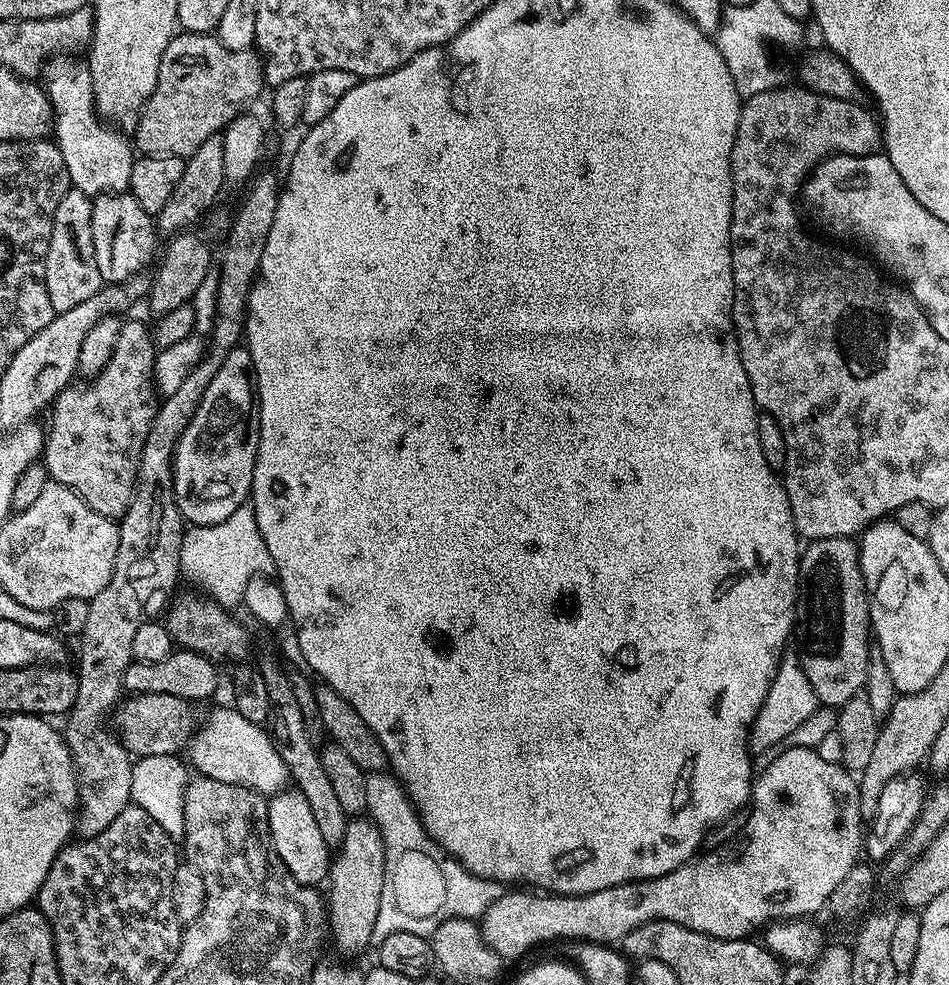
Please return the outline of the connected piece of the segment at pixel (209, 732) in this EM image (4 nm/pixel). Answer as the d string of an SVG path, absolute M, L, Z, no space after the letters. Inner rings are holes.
M227 707L214 709L205 720L203 717L190 745L191 767L196 767L199 775L209 776L218 782L253 788L261 794L285 791L290 784L290 775L271 735L261 725L242 718L235 707Z

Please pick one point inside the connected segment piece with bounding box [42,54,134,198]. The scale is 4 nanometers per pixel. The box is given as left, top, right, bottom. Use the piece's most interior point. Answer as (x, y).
(98, 159)

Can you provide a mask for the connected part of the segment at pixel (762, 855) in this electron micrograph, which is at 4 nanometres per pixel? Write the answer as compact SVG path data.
M788 746L785 748L787 748L785 752L783 750L777 751L776 757L770 766L755 777L750 797L752 813L748 816L748 825L744 828L744 837L741 838L740 844L726 849L725 852L706 853L707 851L705 851L703 854L689 860L688 863L678 866L673 872L665 876L656 876L652 880L637 880L630 884L619 884L613 888L591 892L585 896L541 894L536 890L520 890L524 892L505 891L502 898L498 898L484 911L484 915L479 921L480 930L484 933L484 940L505 962L512 962L512 960L518 959L519 956L526 955L531 948L538 947L543 940L555 940L555 942L568 939L589 940L592 943L612 946L620 942L624 936L630 934L636 927L640 927L644 923L650 923L652 920L669 920L670 922L680 923L684 927L689 927L690 930L700 931L706 935L712 935L714 938L742 940L751 937L755 928L757 930L763 929L775 921L811 917L813 915L811 912L816 912L819 908L823 909L827 905L830 894L834 894L834 886L838 886L838 882L842 882L842 878L846 878L847 872L861 859L862 828L860 832L860 823L862 823L862 817L860 815L860 786L857 777L853 773L840 764L826 762L825 759L820 758L815 747Z

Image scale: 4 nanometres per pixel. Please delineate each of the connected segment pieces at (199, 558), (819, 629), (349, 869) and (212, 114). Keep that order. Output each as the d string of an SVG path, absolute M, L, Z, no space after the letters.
M230 514L230 518L217 524L189 527L182 538L180 570L185 577L189 576L196 583L193 585L204 595L217 600L224 608L236 610L244 603L244 576L248 576L248 568L240 564L240 560L244 560L244 552L240 552L240 536L236 536L232 528L240 528L240 516Z
M847 536L822 538L811 541L803 549L800 583L796 590L794 647L821 705L845 704L864 687L870 651L868 593L855 539Z
M371 818L349 819L326 884L326 920L330 925L331 937L333 934L342 951L360 952L367 944L373 943L372 935L378 922L378 906L382 906L385 876L386 850L380 827Z
M181 31L160 56L158 80L134 129L135 147L149 156L192 156L206 138L241 115L244 104L264 87L264 68L255 51L230 50L215 35Z

